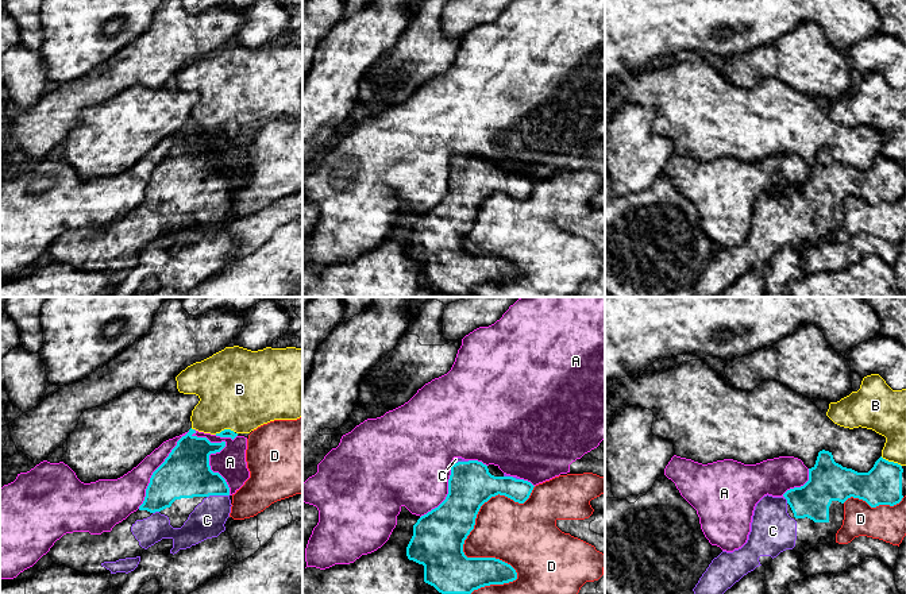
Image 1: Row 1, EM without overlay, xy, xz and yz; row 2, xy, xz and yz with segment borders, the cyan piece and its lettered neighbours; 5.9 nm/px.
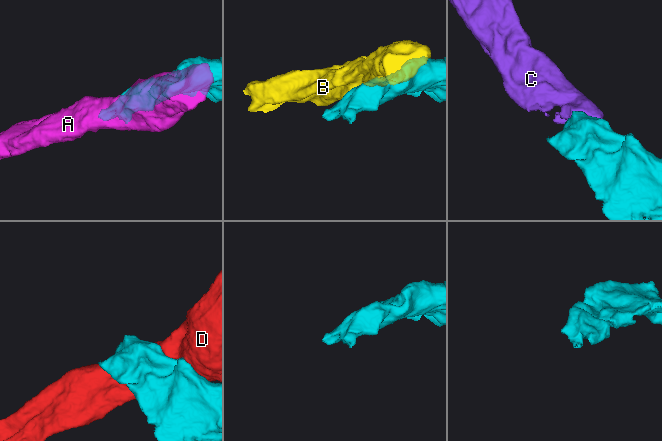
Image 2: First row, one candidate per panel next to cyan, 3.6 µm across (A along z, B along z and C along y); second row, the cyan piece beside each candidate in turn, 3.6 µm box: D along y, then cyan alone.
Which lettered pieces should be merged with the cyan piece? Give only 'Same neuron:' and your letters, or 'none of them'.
Same neuron: C

